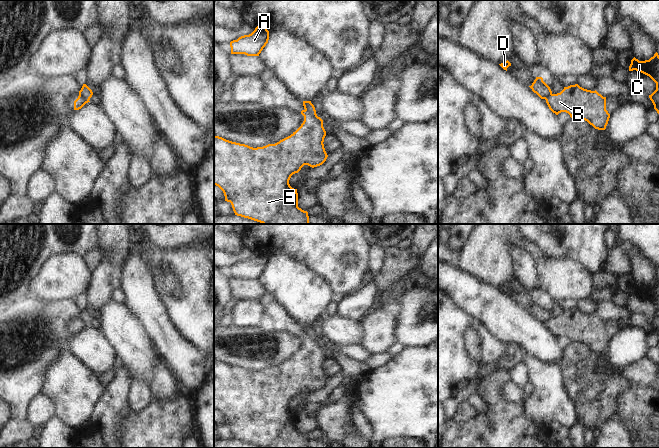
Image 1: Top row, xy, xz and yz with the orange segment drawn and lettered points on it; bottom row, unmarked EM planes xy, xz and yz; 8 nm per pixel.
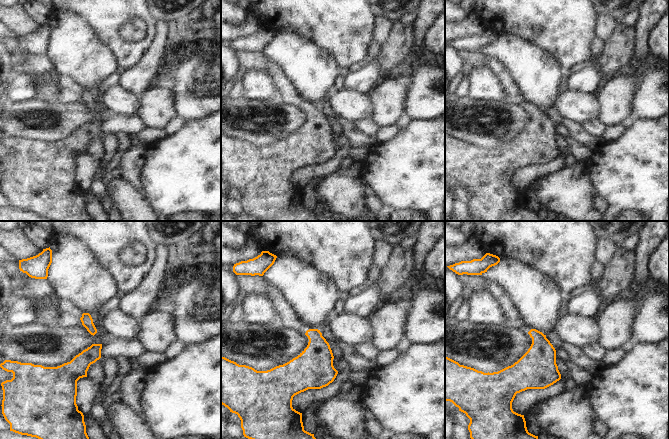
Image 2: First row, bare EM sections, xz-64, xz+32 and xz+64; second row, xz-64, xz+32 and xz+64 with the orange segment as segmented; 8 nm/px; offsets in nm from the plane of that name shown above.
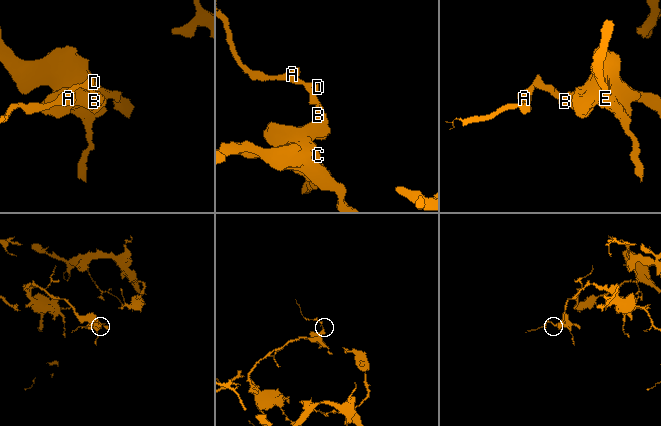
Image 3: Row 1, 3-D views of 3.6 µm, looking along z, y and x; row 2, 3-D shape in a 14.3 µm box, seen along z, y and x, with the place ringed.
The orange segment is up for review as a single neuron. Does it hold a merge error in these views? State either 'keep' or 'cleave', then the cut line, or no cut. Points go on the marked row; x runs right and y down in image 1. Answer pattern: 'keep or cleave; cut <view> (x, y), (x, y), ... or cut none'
cleave; cut xz (305, 109), (316, 115)

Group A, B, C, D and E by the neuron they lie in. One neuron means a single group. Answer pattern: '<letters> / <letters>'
A D / B C E

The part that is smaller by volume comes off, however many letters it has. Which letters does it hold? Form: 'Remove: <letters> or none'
Remove: A, D

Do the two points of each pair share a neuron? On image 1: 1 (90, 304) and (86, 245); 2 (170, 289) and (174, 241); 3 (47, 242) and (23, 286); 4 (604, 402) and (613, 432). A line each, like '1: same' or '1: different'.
1: different
2: different
3: same
4: different

